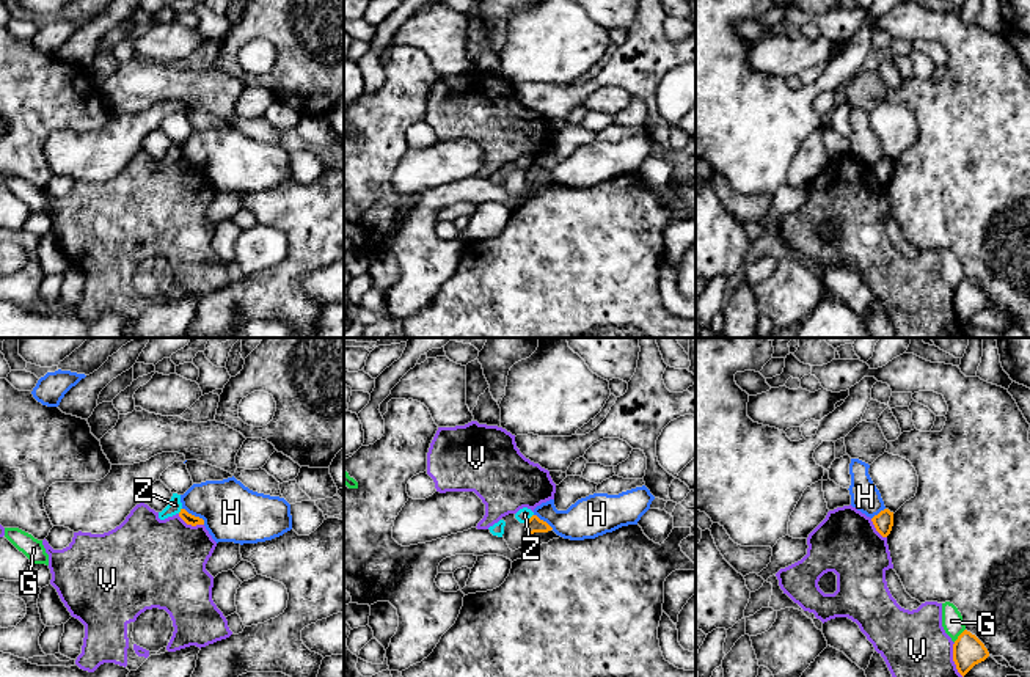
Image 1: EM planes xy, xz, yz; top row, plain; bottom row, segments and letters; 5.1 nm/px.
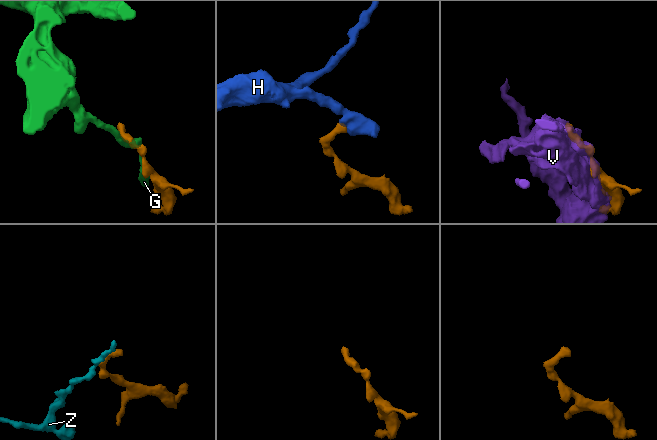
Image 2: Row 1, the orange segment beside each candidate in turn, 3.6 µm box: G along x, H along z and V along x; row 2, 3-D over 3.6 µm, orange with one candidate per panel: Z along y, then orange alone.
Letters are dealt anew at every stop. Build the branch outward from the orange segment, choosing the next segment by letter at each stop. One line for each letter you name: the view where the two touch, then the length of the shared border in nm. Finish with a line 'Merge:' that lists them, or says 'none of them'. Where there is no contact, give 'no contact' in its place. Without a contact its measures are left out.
Merge: none of them

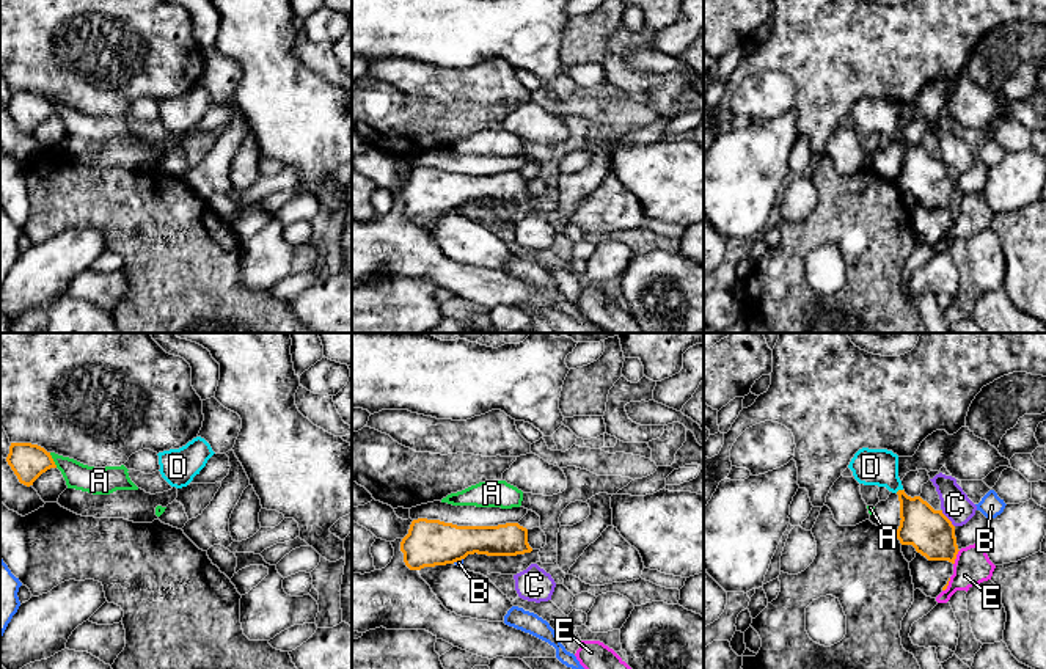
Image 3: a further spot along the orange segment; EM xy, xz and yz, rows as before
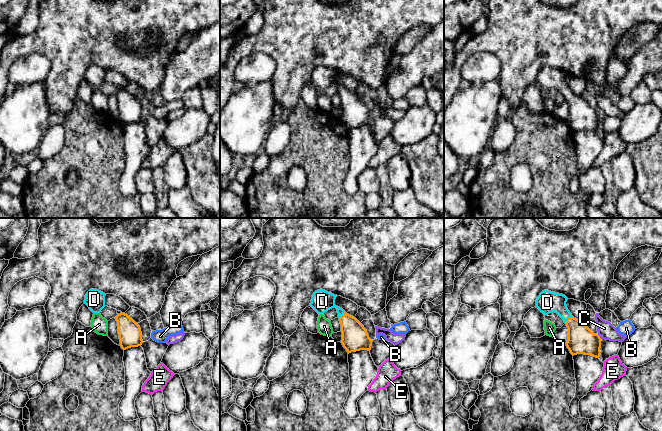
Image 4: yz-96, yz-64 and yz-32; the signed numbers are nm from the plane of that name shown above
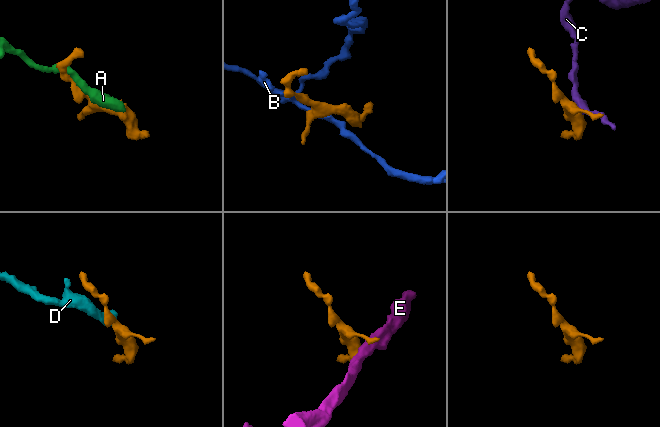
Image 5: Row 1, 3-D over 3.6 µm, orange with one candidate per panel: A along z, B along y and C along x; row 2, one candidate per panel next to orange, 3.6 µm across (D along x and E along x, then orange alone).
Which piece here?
D: yz | 40 nm
Merge: D

